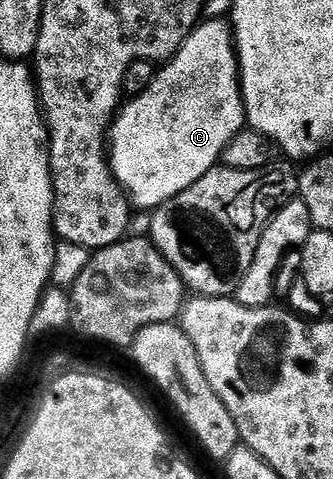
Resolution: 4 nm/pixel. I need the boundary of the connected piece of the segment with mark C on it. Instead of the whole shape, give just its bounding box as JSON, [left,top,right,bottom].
[108,19,248,211]

